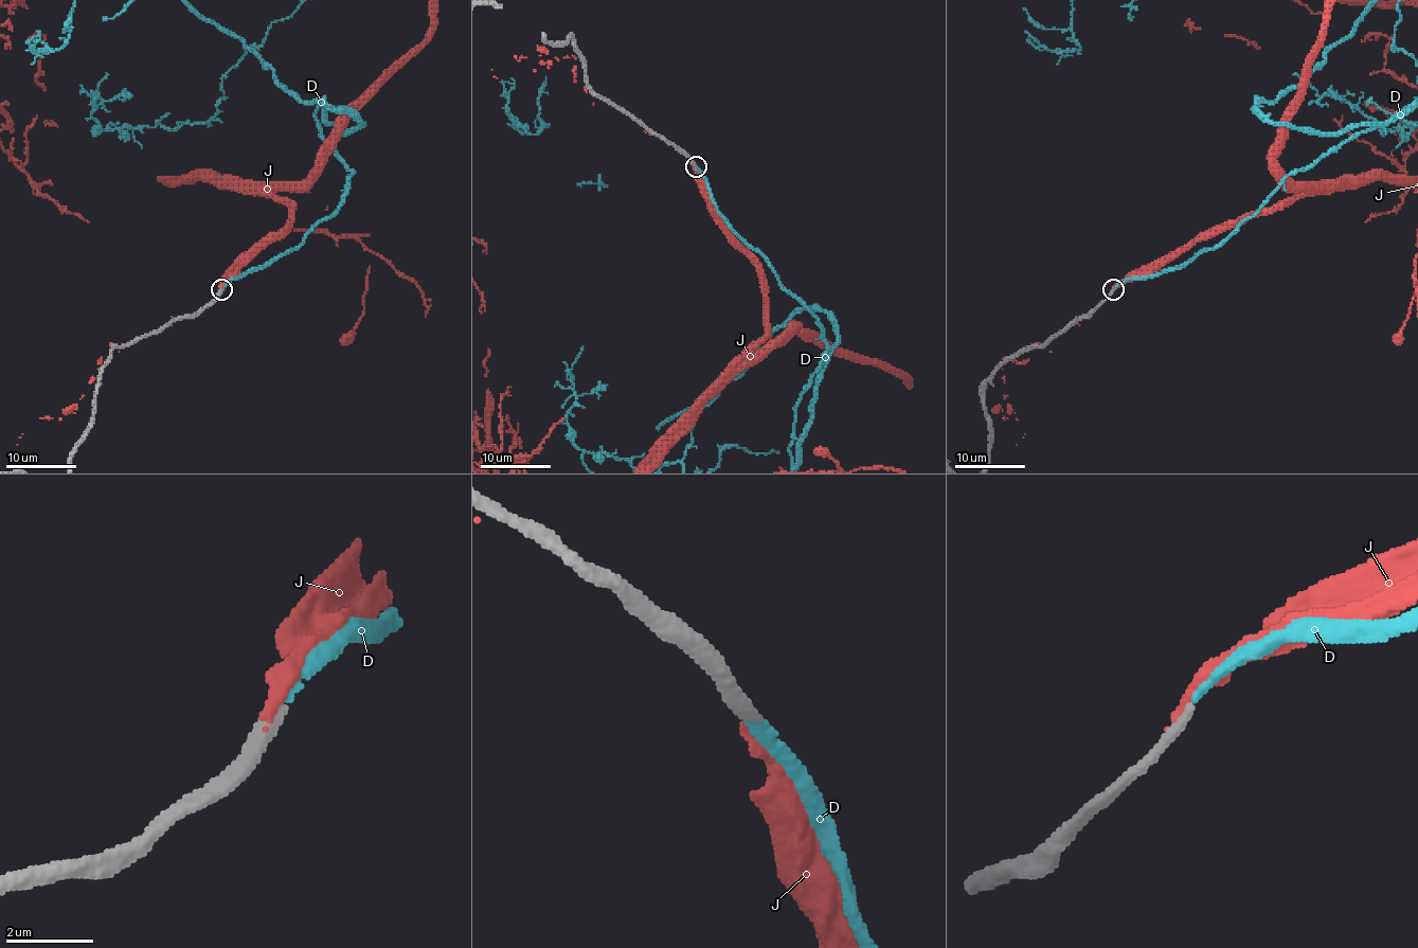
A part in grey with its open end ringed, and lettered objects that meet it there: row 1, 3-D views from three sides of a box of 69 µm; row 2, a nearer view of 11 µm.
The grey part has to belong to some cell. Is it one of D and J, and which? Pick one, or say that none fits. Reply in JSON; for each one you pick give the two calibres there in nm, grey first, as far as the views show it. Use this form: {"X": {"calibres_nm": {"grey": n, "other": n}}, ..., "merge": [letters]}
{"D": {"calibres_nm": {"grey": 320, "other": 280}}, "merge": ["D"]}

